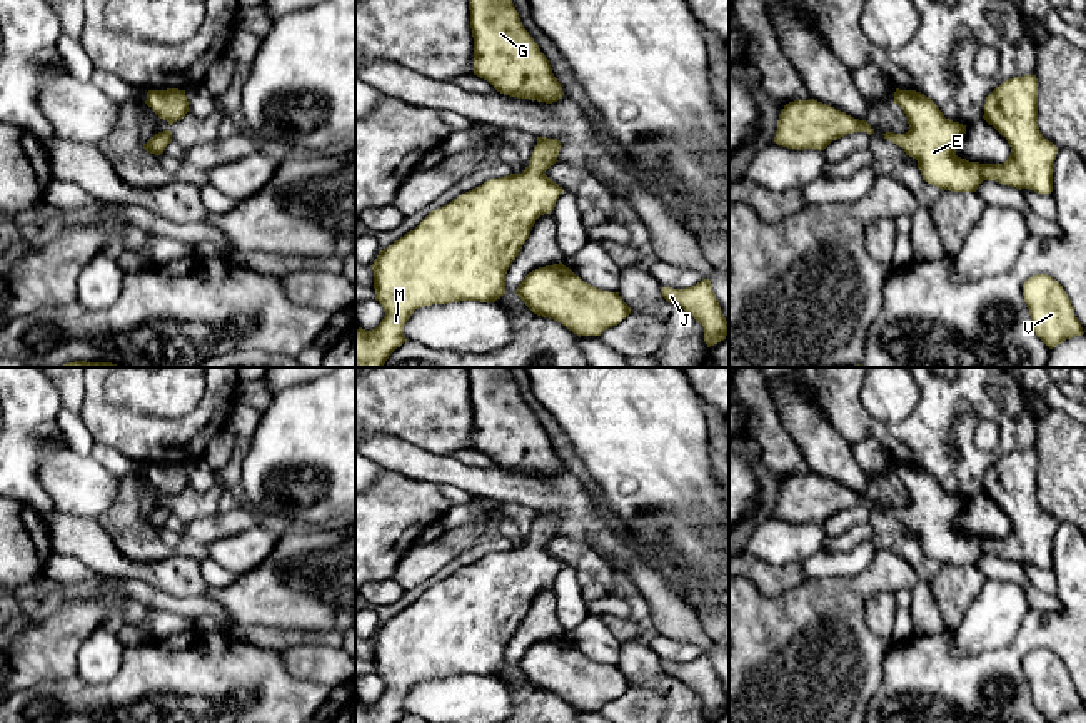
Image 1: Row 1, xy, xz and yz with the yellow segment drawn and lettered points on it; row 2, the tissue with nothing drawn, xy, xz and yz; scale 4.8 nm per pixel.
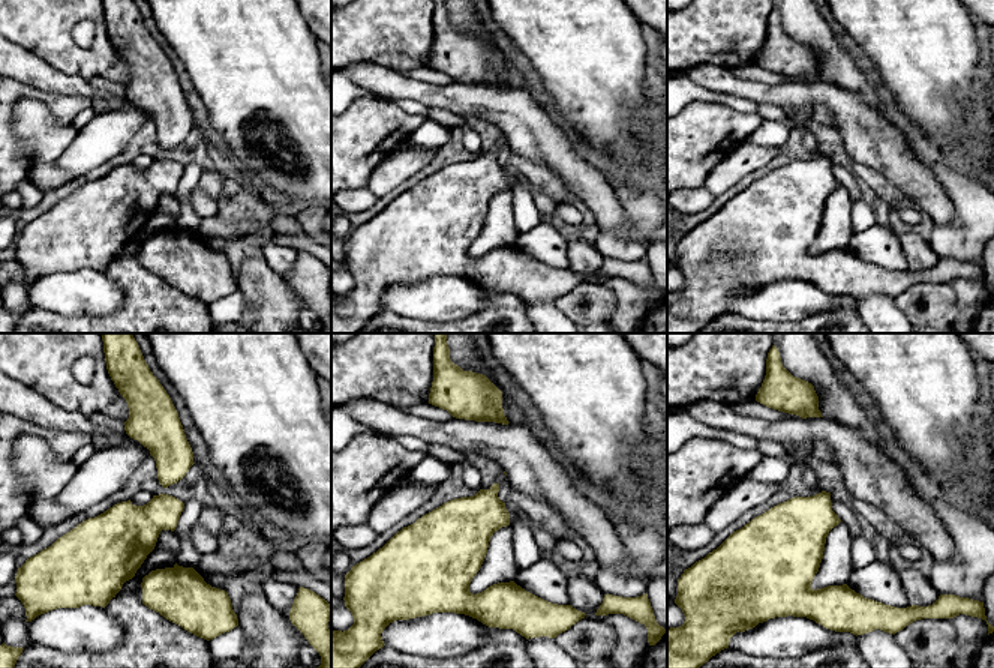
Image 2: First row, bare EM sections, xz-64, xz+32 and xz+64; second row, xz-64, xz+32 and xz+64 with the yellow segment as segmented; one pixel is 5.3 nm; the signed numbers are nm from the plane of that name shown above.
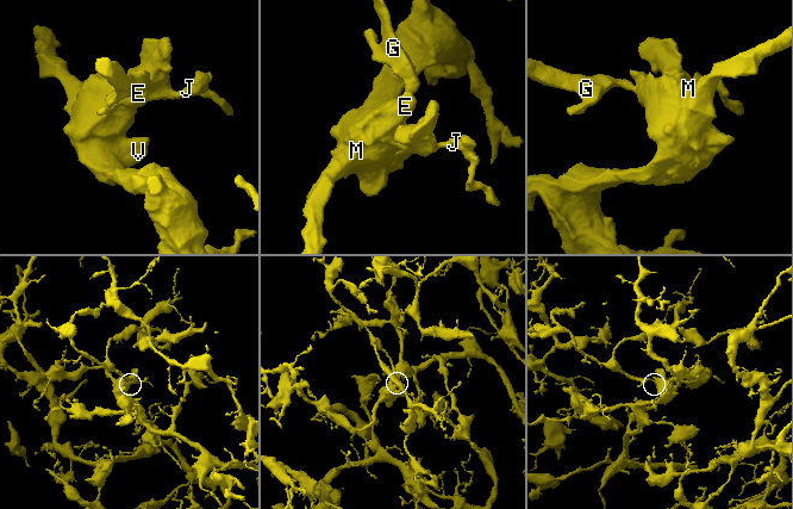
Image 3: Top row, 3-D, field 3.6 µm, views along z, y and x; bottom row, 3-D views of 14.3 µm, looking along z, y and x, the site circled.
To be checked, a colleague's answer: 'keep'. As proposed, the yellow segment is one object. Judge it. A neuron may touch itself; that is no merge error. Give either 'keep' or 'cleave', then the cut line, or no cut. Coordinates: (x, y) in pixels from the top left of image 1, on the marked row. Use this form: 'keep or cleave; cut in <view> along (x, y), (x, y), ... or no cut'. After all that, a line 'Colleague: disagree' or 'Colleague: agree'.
keep; no cut
Colleague: agree

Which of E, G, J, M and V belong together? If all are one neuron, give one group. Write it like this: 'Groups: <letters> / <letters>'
Groups: E G J M V

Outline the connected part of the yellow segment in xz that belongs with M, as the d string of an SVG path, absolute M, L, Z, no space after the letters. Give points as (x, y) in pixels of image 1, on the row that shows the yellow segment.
M537 137L537 145L522 174L489 179L450 204L432 210L414 230L379 252L372 264L374 289L375 301L382 304L385 316L375 329L359 327L355 331L355 367L382 367L389 356L407 341L404 326L415 309L459 301L495 302L505 294L505 274L529 239L535 220L552 212L564 192L544 174L557 162L559 149L561 142L557 139Z

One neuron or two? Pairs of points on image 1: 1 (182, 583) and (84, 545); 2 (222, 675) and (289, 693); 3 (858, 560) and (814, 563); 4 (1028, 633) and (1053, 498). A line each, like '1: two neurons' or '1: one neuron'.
1: one neuron
2: one neuron
3: one neuron
4: two neurons

